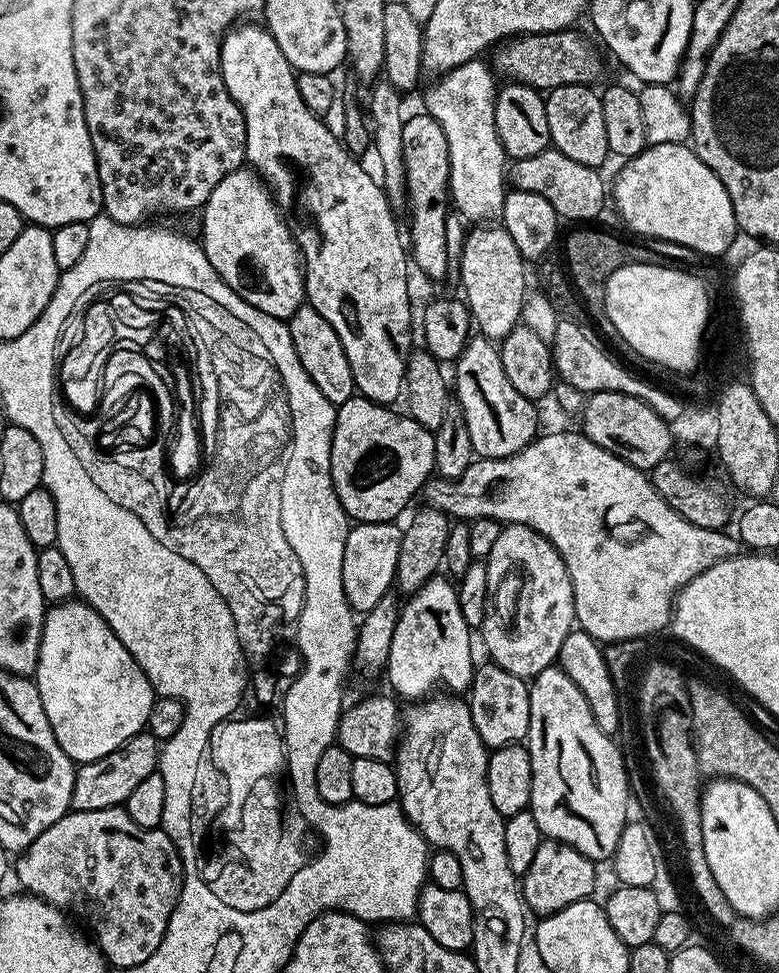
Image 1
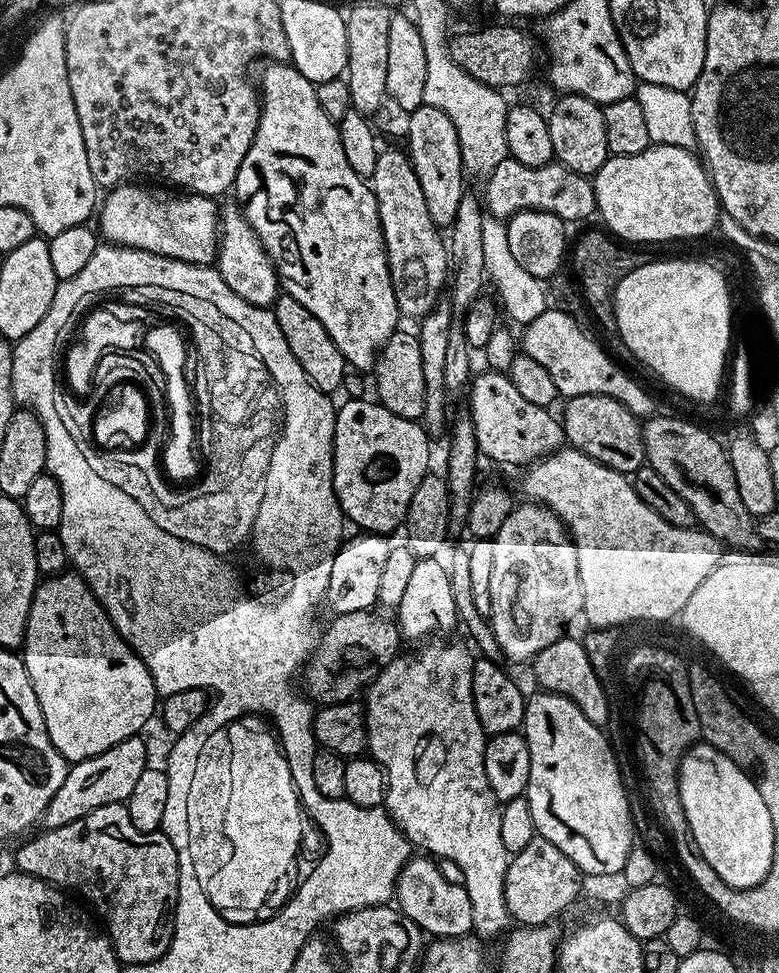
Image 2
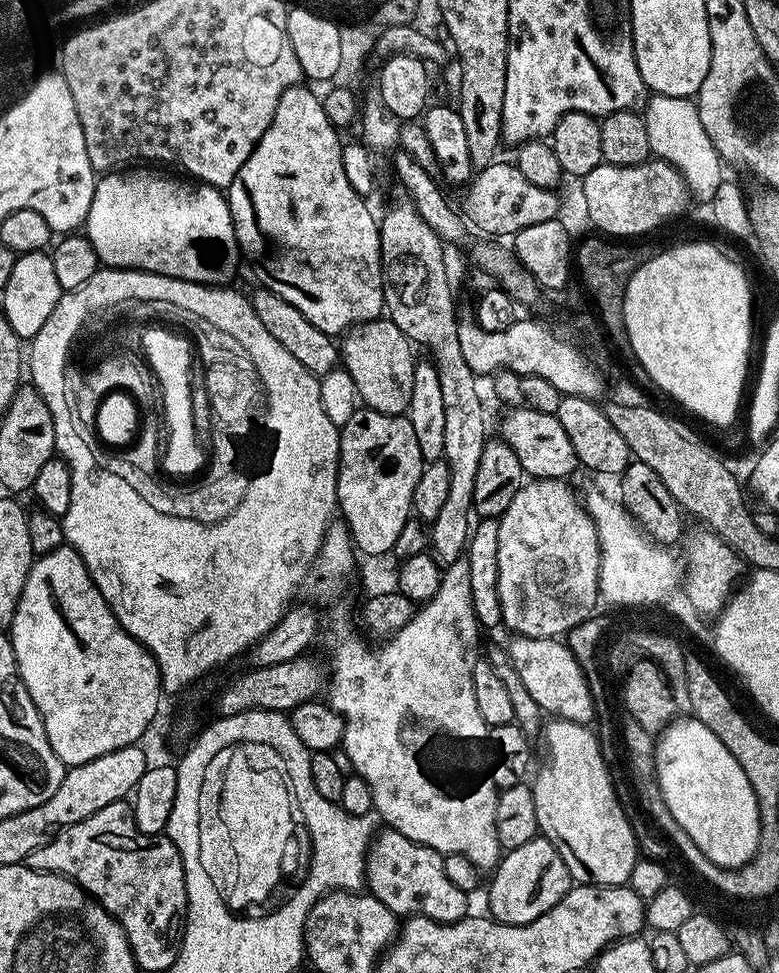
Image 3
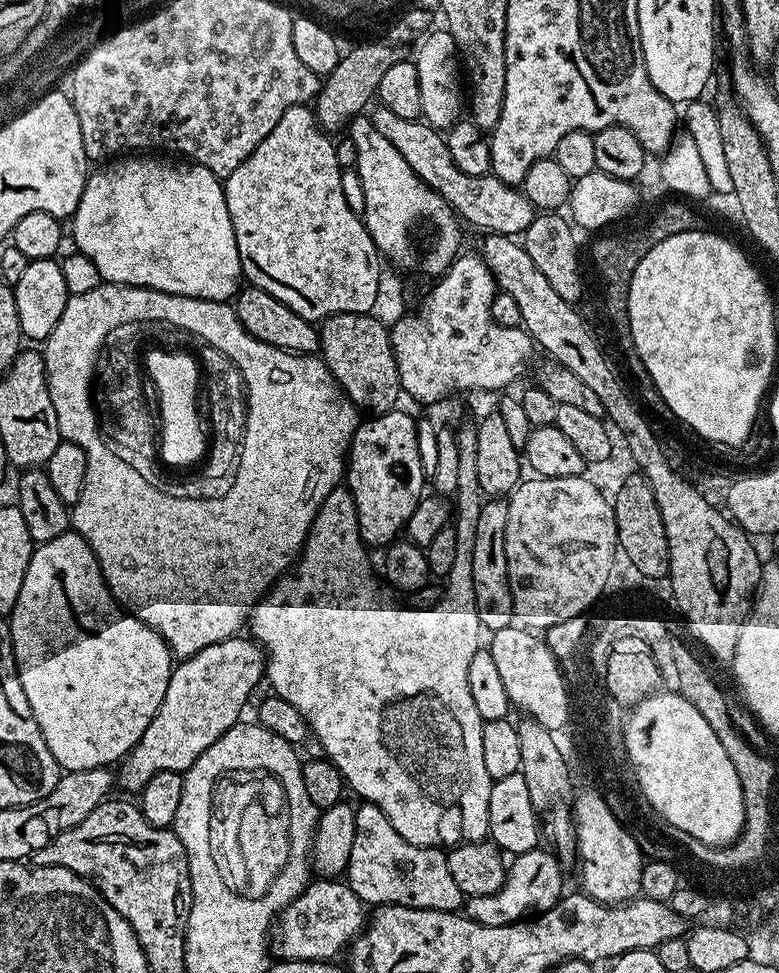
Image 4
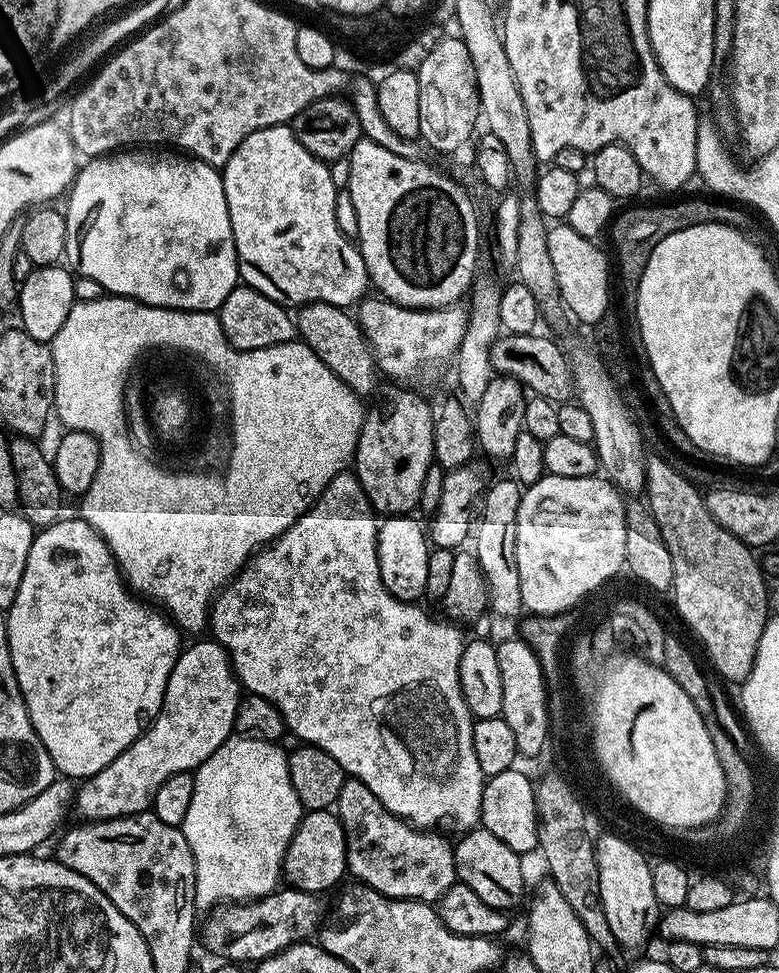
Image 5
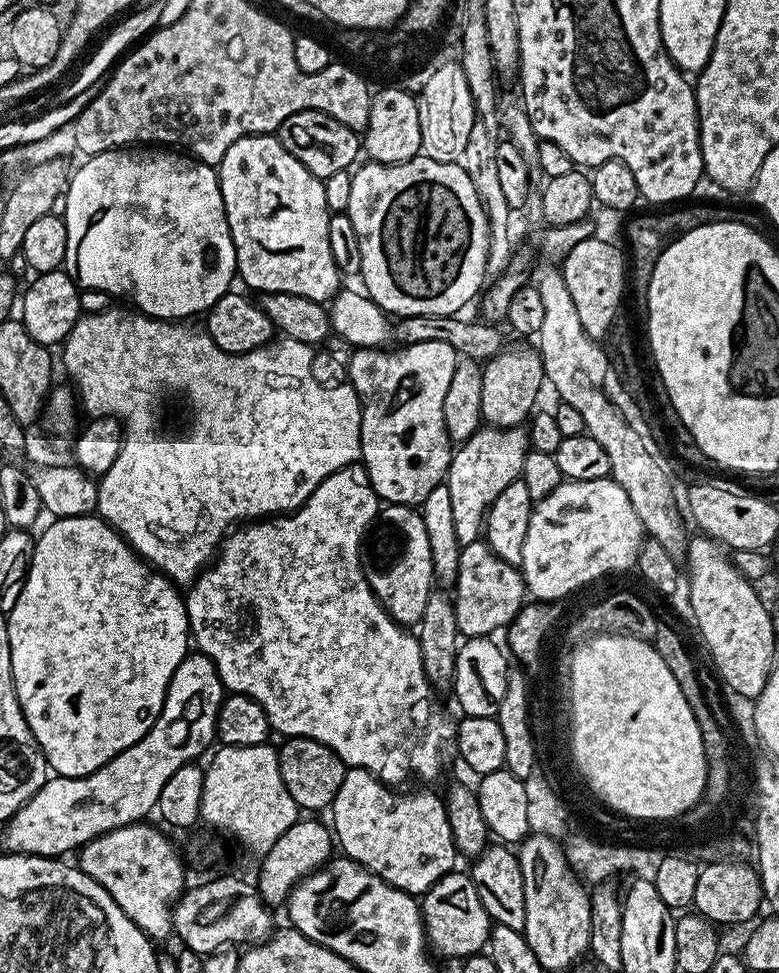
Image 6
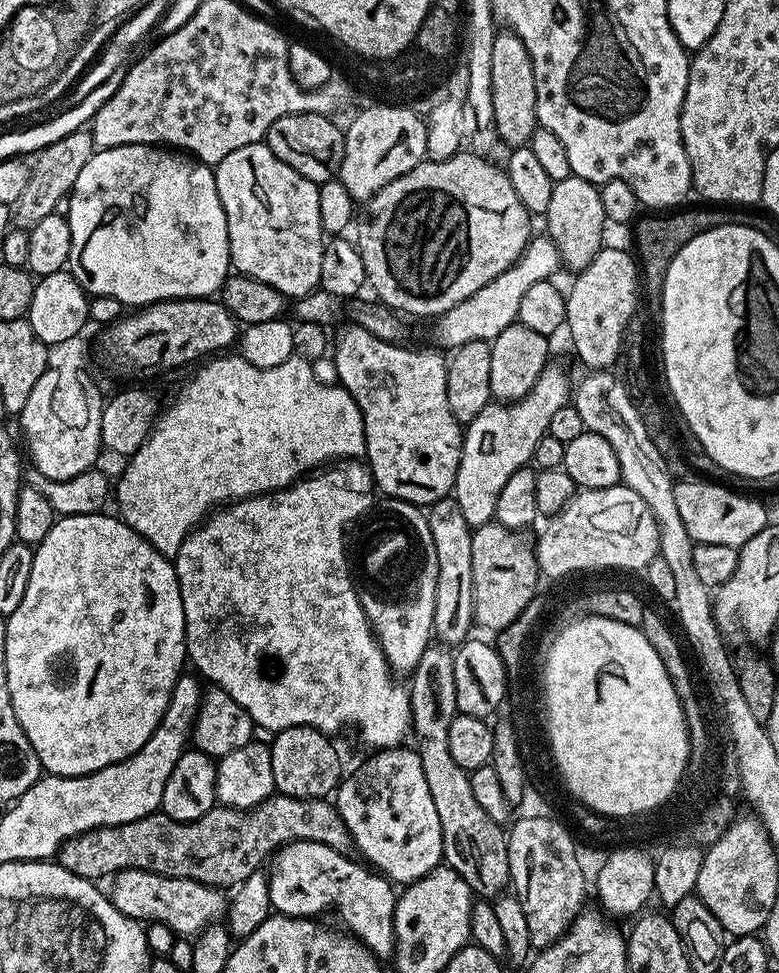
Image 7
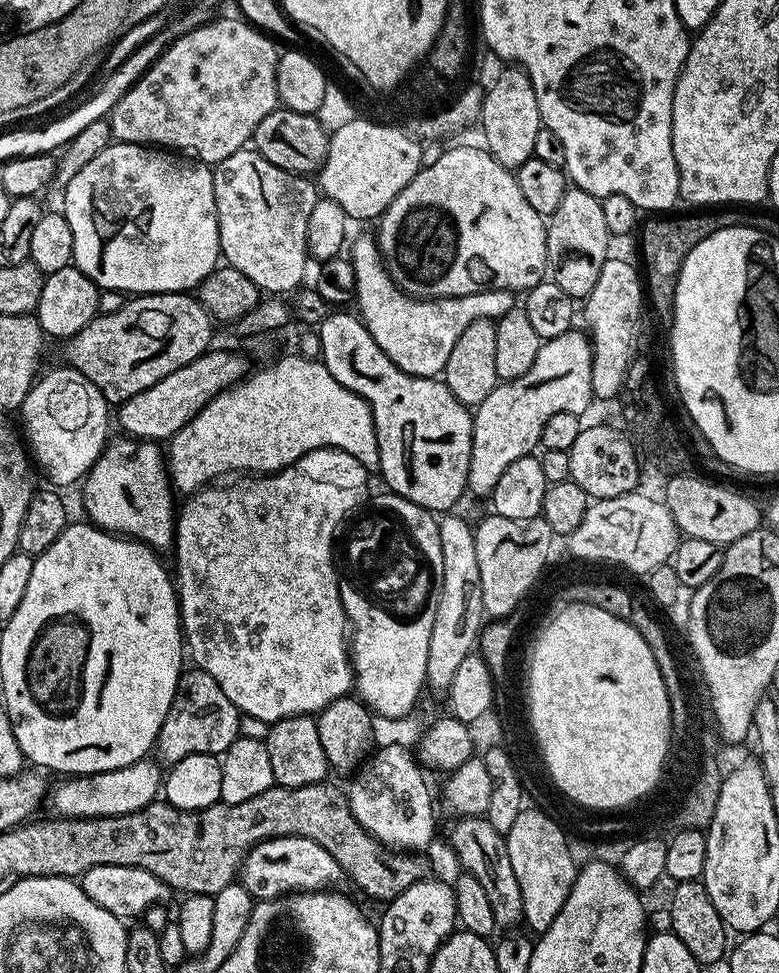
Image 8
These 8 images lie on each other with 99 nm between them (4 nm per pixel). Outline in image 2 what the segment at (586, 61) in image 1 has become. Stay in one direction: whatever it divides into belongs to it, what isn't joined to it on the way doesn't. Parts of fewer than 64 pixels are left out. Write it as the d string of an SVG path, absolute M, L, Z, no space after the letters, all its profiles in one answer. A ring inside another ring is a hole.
M490 26L474 32L456 33L449 41L451 57L472 78L497 90L509 90L520 85L532 72L538 44L524 31L514 26Z

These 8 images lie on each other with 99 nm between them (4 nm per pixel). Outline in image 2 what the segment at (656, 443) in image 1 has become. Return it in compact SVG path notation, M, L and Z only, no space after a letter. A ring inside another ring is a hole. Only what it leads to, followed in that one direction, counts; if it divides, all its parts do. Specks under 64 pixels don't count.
M598 394L573 396L567 401L562 415L564 438L582 454L602 462L625 474L645 467L643 430L641 421L622 402Z

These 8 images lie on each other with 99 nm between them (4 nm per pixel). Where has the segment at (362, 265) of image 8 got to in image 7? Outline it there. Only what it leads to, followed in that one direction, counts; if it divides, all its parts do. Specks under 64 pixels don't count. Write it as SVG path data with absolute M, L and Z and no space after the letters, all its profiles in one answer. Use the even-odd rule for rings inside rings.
M539 234L529 239L523 254L503 271L493 282L488 282L482 289L475 291L470 298L463 299L455 307L441 315L435 324L436 340L439 347L454 350L466 342L486 340L491 341L507 326L517 321L519 303L523 295L534 283L549 280L554 272L561 269L560 255L547 235Z

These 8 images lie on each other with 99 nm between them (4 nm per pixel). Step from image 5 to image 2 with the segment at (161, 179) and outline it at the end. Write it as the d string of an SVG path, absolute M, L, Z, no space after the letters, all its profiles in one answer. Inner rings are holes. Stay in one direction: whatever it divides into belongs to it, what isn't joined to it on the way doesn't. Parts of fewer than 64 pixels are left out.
M144 182L120 184L105 196L108 197L105 200L103 197L98 208L98 232L107 243L146 250L191 264L211 265L217 259L221 209L216 208L217 201L213 197L181 194Z

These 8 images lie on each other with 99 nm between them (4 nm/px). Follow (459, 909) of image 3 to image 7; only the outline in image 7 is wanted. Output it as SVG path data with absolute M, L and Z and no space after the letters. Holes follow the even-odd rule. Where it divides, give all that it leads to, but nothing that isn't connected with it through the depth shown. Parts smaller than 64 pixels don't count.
M408 746L381 748L371 755L369 760L362 761L349 776L347 773L341 779L334 793L334 803L352 836L355 851L360 851L359 855L381 876L387 876L393 885L407 886L441 867L444 860L442 822L438 820L437 807L426 786L422 759L416 750L408 749Z

